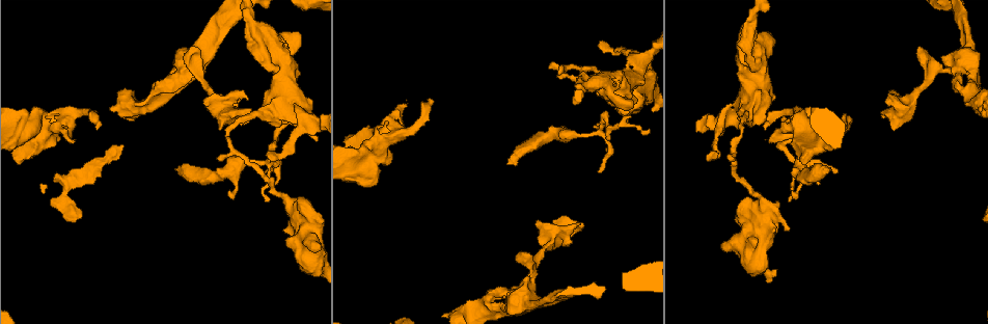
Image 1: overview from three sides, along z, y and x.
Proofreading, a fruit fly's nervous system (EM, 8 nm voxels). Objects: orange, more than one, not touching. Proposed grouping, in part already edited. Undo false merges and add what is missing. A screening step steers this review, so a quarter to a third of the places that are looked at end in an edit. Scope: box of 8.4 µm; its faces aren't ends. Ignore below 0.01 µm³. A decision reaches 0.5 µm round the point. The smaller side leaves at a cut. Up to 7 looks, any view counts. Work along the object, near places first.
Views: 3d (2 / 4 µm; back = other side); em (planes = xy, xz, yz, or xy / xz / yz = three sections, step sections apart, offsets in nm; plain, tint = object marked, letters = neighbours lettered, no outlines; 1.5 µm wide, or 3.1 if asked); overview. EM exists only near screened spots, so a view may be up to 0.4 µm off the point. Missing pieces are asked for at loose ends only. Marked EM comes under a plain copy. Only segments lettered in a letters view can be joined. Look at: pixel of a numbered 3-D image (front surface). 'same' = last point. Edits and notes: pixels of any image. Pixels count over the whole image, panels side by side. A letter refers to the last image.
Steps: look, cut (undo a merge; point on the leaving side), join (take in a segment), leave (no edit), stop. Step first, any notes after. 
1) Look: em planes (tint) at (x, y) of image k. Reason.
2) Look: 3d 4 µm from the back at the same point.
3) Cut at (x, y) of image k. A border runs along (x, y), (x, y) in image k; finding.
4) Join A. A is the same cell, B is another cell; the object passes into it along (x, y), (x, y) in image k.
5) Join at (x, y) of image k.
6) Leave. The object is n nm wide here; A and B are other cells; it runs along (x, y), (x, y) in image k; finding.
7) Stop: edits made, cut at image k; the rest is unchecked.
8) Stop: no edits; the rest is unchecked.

Look: 3d 4 µm at (829, 170) of image 1. An open end.

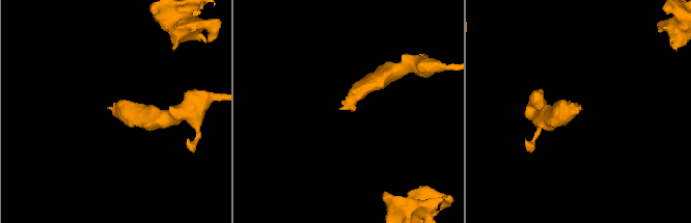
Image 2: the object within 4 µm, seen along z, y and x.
Look: em xz step 4 (tint) at (339, 109) of image 2.

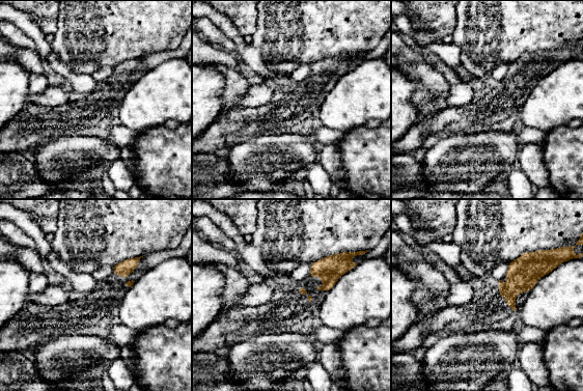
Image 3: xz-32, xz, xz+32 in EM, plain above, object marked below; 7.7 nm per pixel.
Look: em planes (letters) at the same point.

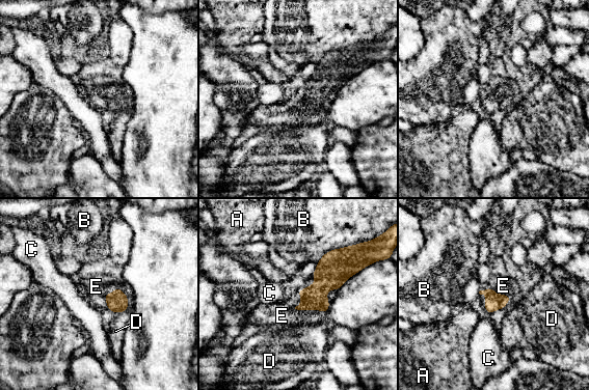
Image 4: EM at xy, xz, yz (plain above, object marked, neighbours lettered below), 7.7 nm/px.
Join at (282, 315) of image 4. E is the same cell, A, B, C and D are other cells; the neuron continues.

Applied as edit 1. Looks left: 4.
Look: 3d 4 µm at (29, 158) of image 1. Thick end.

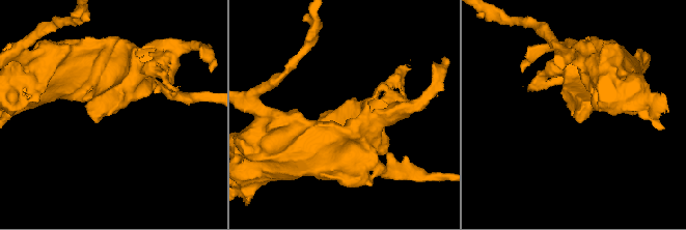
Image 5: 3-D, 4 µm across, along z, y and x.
Look: em xz step 8 (letters) at (109, 112) of image 5. Now the EM.

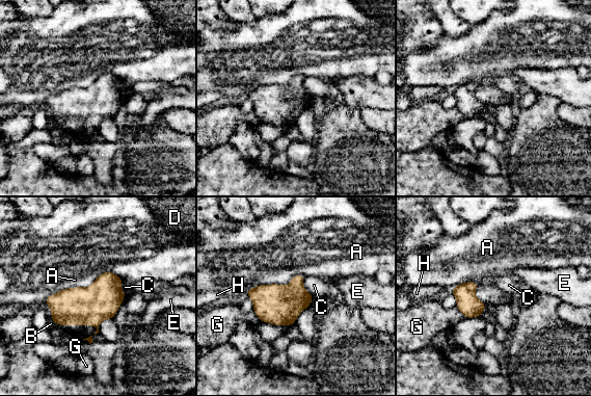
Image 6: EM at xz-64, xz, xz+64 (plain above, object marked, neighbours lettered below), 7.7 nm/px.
Leave. A, B, C, D, E, G and H are other cells; a border runs along (304, 276), (303, 287), (314, 295) in image 6; no lettered segment goes on from it.

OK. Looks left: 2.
Look: 3d 4 µm at (919, 46) of image 1. An open end.

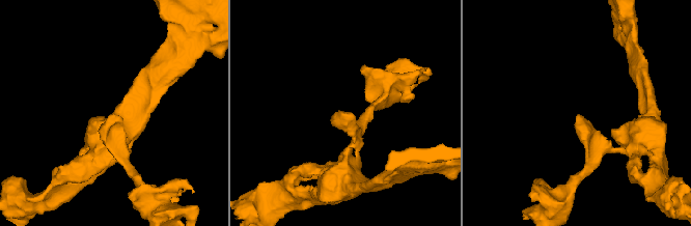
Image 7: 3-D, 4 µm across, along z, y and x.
Look: em planes (letters) at (343, 112) of image 7.

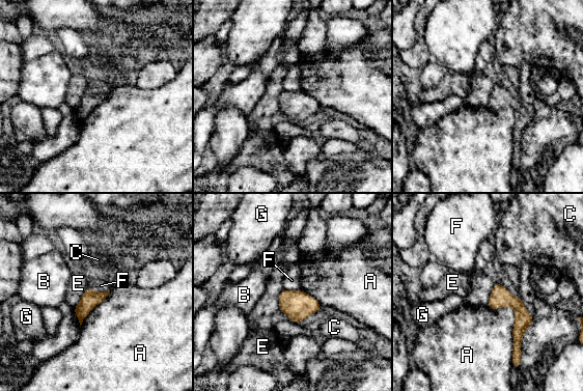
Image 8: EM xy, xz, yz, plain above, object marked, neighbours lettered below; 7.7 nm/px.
Leave. A, B, C, E, F and G are other cells; a border runs along (495, 283), (487, 306) in image 8; no lettered segment goes on from it.

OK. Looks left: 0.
Stop: edits made, join at image 4; the rest is unchecked.

